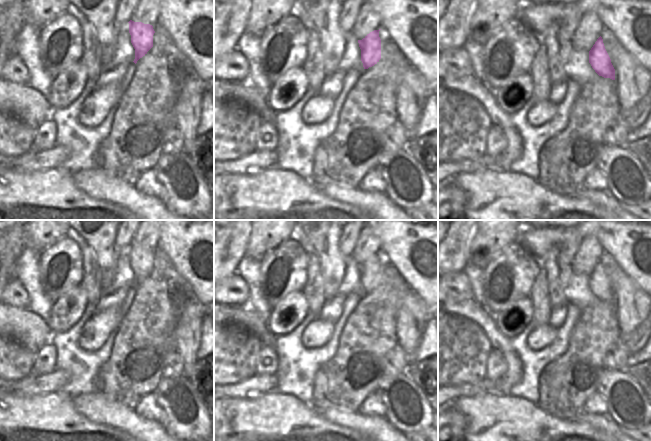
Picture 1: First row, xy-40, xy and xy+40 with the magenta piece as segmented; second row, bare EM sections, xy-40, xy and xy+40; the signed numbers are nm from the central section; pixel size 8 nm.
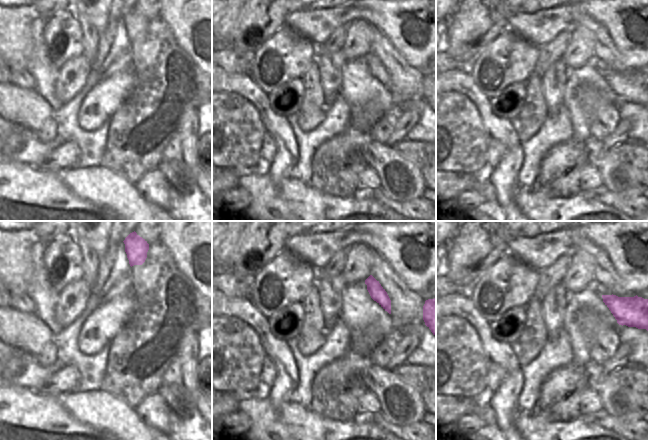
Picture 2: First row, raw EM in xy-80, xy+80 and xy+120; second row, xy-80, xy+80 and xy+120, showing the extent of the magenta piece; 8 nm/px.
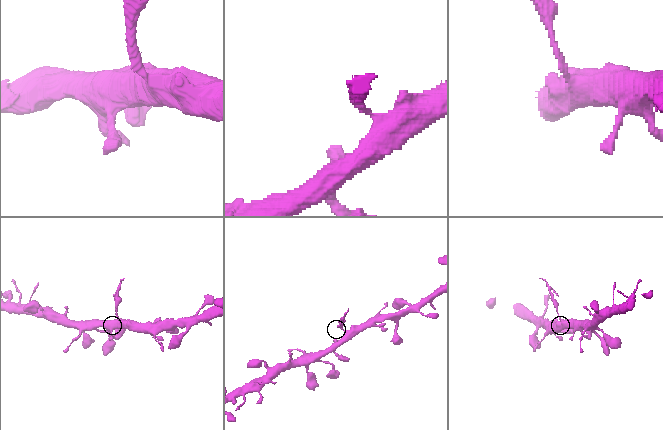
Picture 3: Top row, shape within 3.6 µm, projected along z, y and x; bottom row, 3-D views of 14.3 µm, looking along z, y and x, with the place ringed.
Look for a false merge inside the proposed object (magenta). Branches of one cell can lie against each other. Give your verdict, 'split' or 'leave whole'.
split

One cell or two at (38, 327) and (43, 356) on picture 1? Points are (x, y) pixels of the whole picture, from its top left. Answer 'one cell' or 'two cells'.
two cells

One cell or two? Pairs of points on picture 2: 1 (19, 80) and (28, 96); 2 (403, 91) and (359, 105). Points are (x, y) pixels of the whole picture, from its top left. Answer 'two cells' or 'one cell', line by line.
1: two cells
2: two cells

